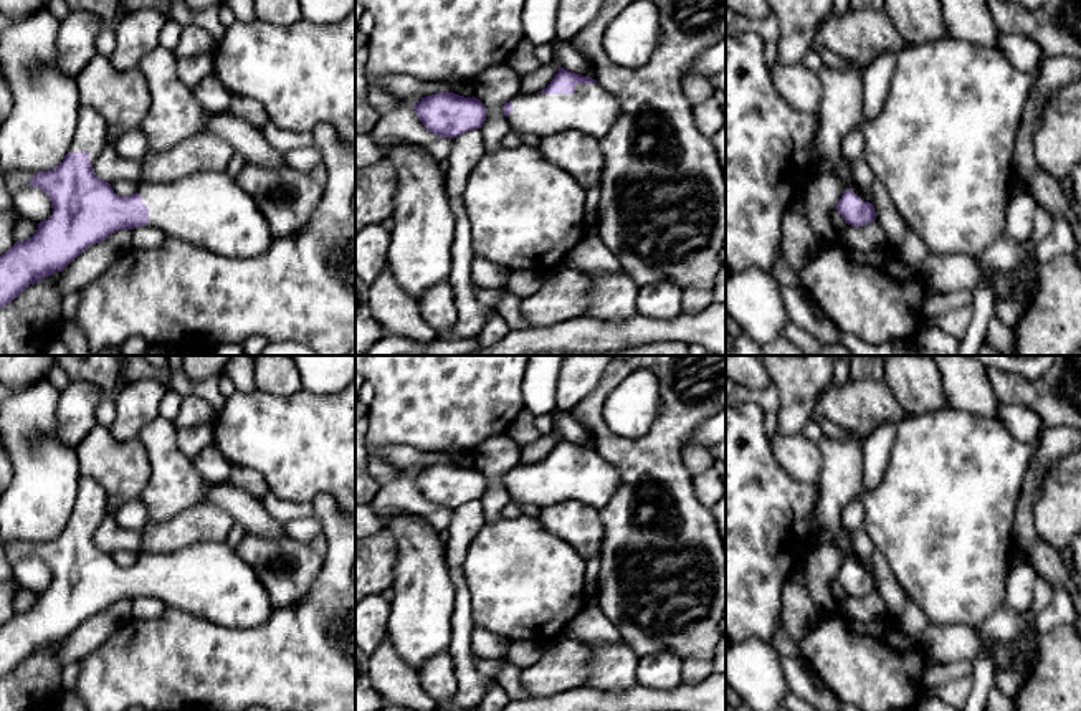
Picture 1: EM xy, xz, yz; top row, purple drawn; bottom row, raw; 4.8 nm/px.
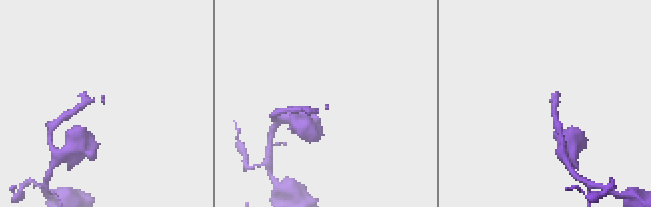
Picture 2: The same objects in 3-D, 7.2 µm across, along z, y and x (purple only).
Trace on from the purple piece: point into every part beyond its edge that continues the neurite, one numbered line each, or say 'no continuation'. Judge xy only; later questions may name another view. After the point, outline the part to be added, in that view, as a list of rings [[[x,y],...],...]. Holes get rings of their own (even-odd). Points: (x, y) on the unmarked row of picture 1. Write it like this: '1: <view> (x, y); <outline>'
1: xy (91, 503); [[[81,476],[69,523],[88,523],[89,532],[94,534],[107,516],[107,496],[98,481]]]
2: xy (209, 579); [[[200,541],[170,554],[142,552],[137,564],[149,579],[149,597],[221,627],[253,628],[276,608],[256,574],[225,541]]]

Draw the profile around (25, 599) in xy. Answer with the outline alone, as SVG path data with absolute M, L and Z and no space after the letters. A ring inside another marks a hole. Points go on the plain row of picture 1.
M20 587L17 595L15 595L15 612L26 612L30 610L38 600L38 594Z

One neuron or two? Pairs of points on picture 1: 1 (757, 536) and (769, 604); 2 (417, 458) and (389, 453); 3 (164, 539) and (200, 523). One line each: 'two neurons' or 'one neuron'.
1: one neuron
2: one neuron
3: one neuron

